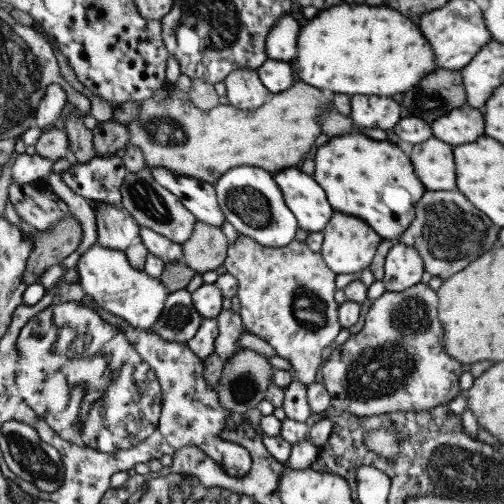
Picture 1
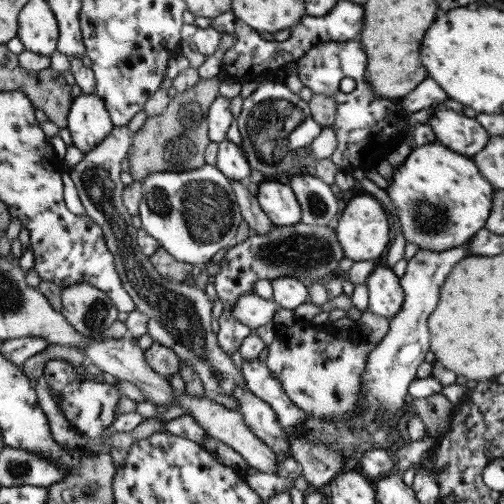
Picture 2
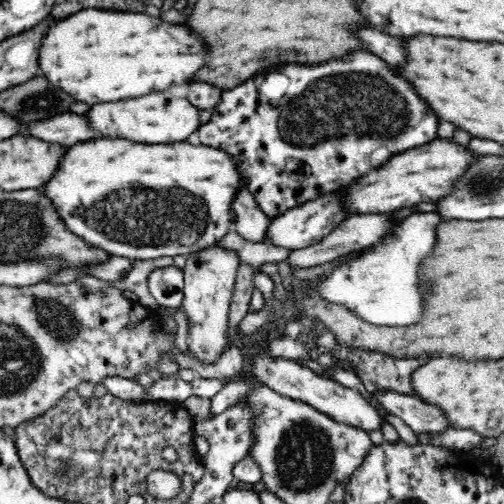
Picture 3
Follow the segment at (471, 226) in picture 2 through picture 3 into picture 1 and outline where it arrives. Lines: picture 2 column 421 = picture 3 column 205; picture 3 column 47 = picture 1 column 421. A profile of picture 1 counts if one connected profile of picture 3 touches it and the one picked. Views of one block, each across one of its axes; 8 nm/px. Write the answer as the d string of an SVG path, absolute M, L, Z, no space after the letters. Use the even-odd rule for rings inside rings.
M363 132L333 136L315 152L315 178L323 182L333 212L347 214L367 222L383 240L395 242L415 218L415 204L425 194L423 184L415 178L407 156L389 142L371 140Z

